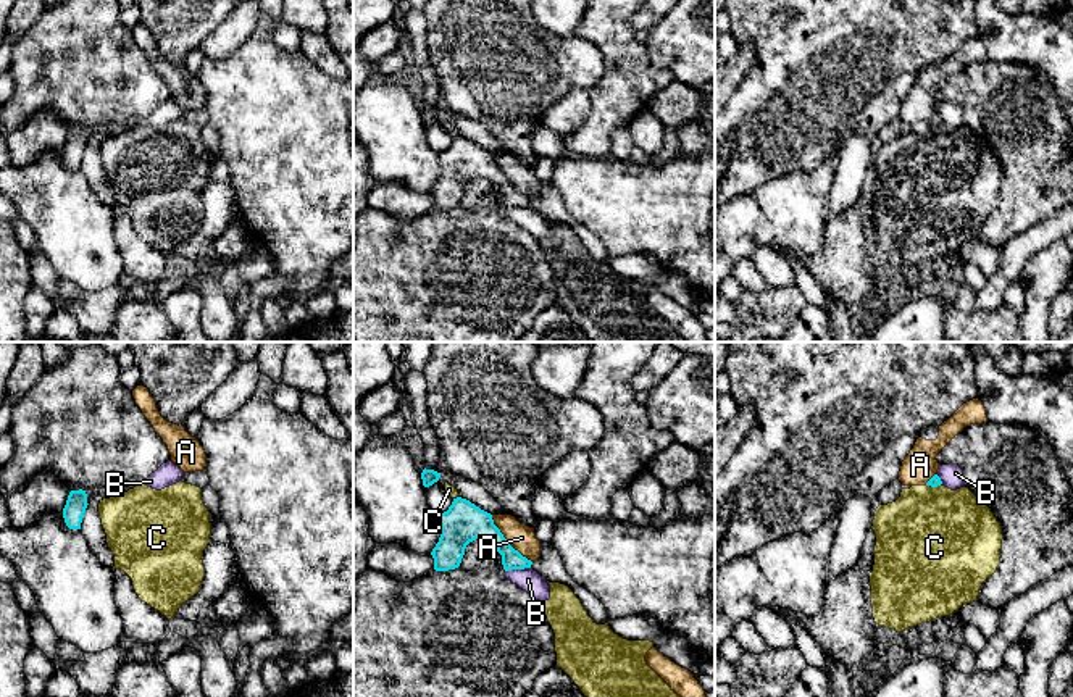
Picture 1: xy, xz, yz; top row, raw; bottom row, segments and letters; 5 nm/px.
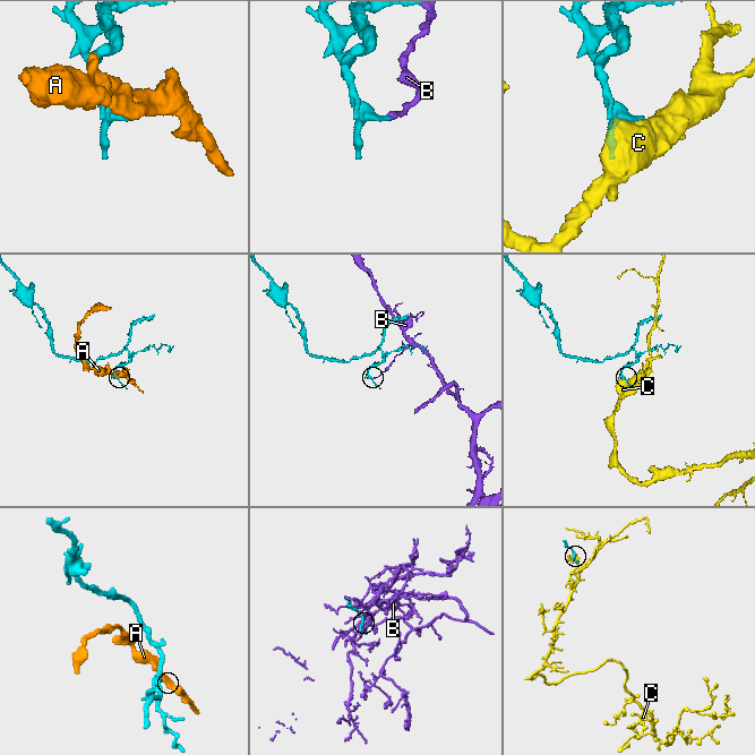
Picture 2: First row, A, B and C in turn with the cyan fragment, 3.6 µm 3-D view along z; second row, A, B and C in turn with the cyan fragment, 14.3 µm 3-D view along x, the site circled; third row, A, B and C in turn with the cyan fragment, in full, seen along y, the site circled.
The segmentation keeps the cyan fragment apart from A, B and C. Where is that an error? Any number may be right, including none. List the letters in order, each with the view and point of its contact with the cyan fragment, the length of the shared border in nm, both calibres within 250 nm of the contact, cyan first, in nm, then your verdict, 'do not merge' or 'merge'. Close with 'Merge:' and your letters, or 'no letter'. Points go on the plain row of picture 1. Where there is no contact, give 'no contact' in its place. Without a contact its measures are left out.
A: contact xz (507, 179); length 320 nm; calibres 200 and 130 nm; do not merge
B: contact xz (517, 207); length 130 nm; calibres 100 and 120 nm; do not merge
C: contact yz (933, 125); length 90 nm; calibres 60 and 500 nm; do not merge
Merge: no letter

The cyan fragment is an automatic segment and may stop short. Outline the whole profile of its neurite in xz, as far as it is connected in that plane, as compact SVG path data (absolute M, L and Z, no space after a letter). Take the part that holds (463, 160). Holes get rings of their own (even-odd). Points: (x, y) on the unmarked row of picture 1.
M457 136L447 150L439 152L440 176L431 194L436 210L460 205L465 187L476 177L489 179L502 194L503 208L531 207L532 200L515 189L494 163L492 153L466 137Z

